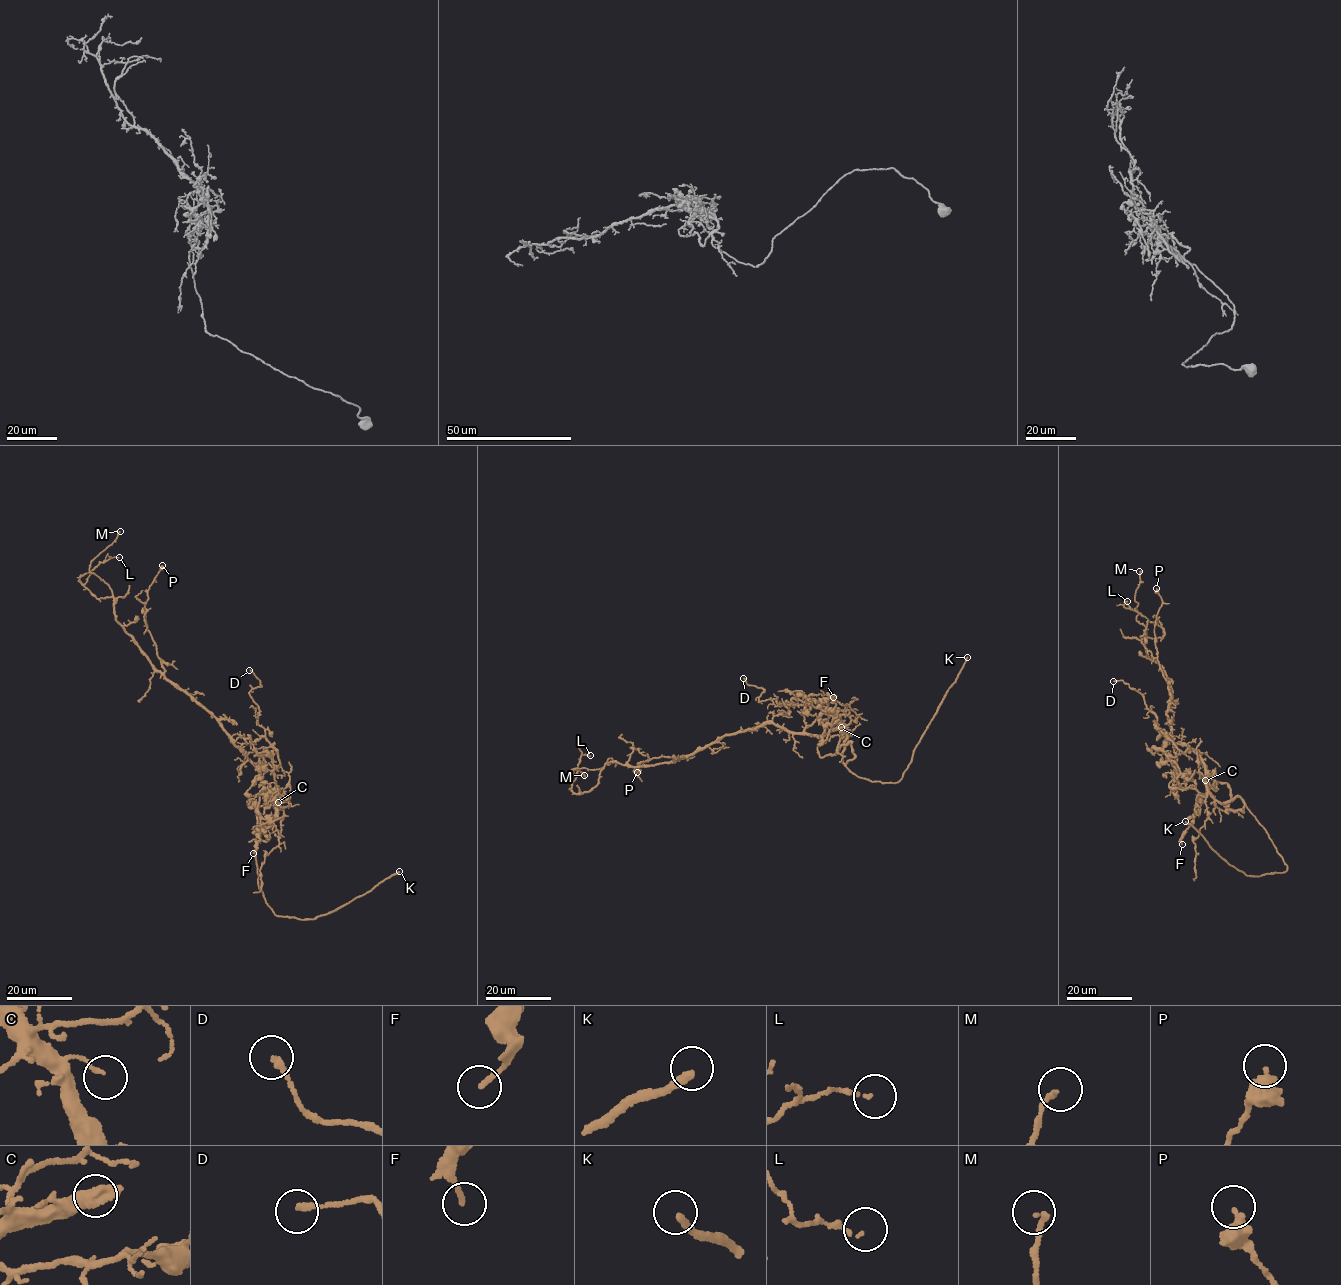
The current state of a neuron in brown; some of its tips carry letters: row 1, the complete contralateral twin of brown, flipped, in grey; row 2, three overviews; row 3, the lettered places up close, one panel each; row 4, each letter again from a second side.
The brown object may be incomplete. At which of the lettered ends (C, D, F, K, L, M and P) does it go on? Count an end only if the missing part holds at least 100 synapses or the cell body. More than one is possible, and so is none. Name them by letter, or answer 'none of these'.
K

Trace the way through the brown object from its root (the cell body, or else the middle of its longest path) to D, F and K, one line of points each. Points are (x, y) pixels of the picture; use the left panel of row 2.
D: (261, 777), (256, 764), (280, 764), (258, 725), (258, 706), (249, 693), (260, 682), (249, 670)
F: (261, 777), (268, 799), (260, 806), (254, 805), (263, 829), (253, 853)
K: (261, 777), (275, 812), (271, 824), (261, 824), (255, 859), (259, 888), (274, 914), (325, 915), (399, 871)

